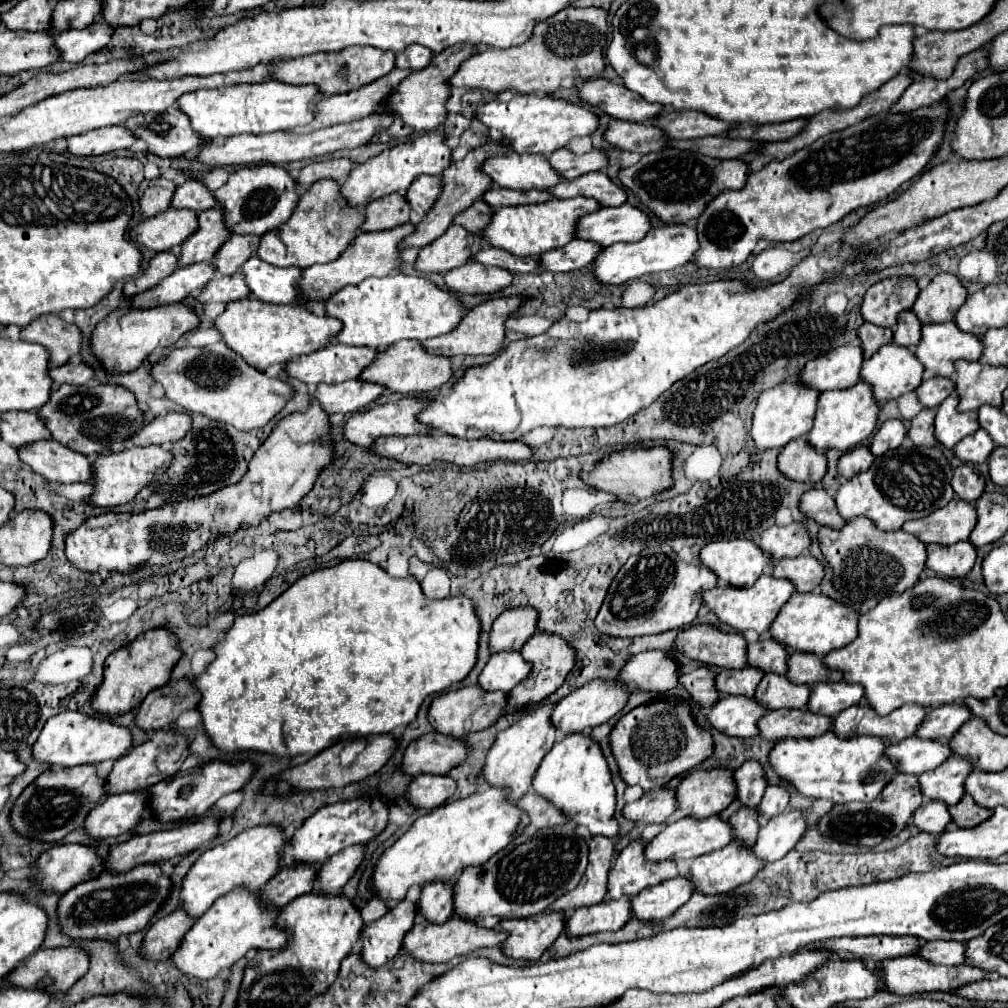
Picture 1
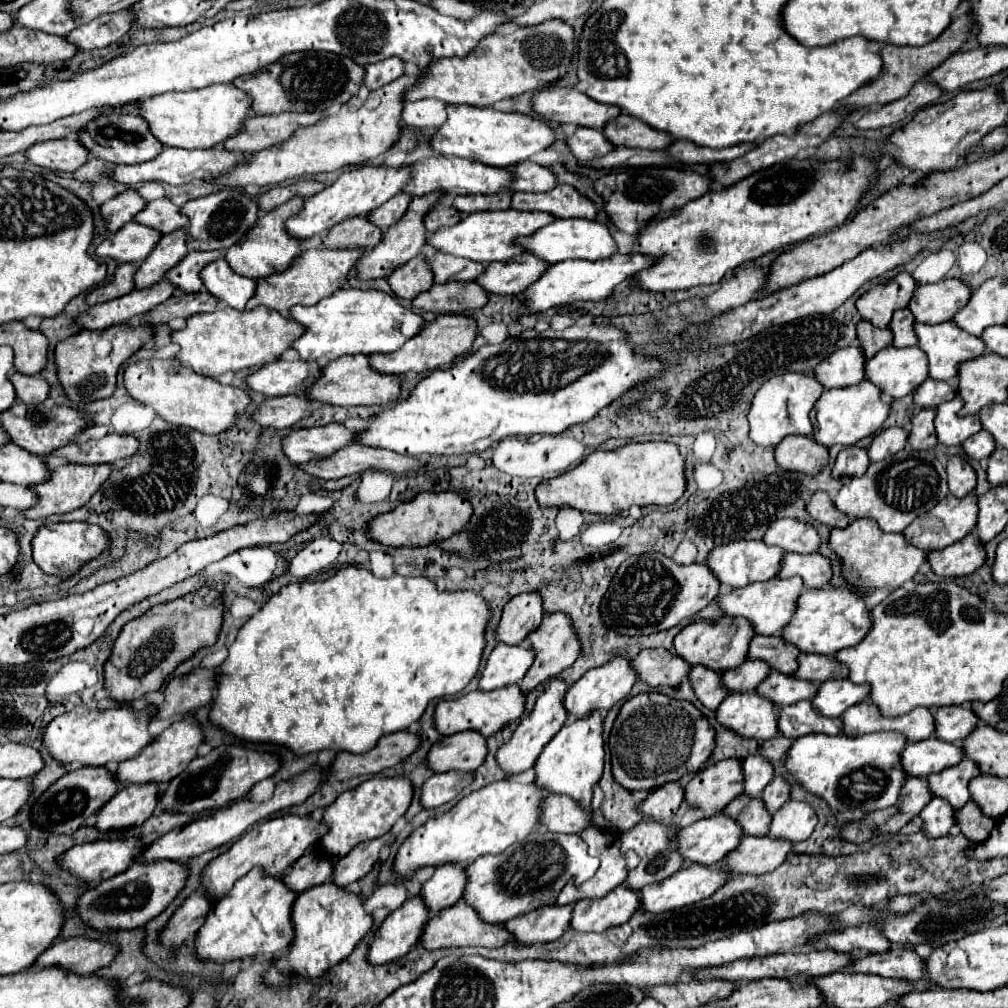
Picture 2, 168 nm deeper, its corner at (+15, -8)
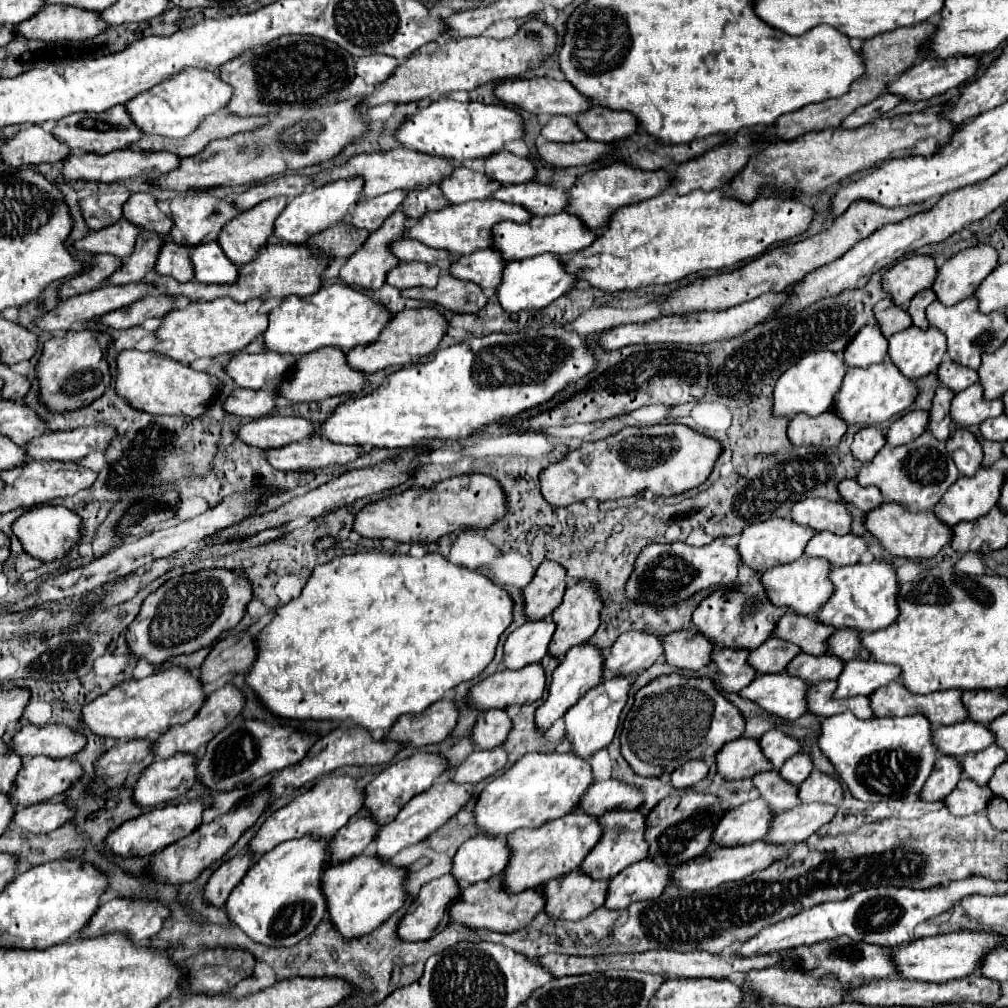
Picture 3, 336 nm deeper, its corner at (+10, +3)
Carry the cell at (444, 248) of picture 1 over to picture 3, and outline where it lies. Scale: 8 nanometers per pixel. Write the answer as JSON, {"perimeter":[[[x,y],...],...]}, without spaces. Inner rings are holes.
{"perimeter":[[[400,263],[386,275],[386,283],[390,283],[396,289],[408,289],[408,287],[434,287],[438,283],[440,269],[426,263]]]}

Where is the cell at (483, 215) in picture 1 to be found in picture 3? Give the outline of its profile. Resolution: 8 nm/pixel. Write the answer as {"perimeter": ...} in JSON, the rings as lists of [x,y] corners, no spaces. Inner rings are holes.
{"perimeter":[[[430,185],[428,189],[424,191],[410,191],[406,195],[406,199],[402,201],[402,213],[410,219],[410,221],[416,221],[420,219],[420,215],[428,213],[428,211],[436,211],[436,209],[442,209],[446,207],[446,197],[442,195],[440,187],[438,185]]]}

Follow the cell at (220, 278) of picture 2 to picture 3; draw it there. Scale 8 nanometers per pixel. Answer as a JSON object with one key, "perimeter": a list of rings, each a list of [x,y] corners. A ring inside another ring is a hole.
{"perimeter":[[[216,241],[192,247],[190,261],[194,267],[194,279],[200,283],[234,283],[238,275],[236,265],[226,259]]]}

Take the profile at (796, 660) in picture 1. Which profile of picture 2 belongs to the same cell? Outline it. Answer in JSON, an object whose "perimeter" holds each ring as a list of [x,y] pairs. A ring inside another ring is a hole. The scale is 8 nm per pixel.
{"perimeter":[[[799,654],[797,658],[799,668],[795,670],[795,678],[809,680],[809,682],[825,682],[825,680],[837,680],[843,678],[841,664],[835,658],[829,656],[817,656],[817,654]]]}

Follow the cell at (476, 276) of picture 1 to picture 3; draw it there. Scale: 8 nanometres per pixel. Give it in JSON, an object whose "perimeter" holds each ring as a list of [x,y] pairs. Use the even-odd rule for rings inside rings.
{"perimeter":[[[450,273],[442,275],[434,289],[412,287],[400,291],[400,295],[442,305],[452,313],[478,313],[488,301],[478,285],[462,283],[460,279],[454,279]]]}

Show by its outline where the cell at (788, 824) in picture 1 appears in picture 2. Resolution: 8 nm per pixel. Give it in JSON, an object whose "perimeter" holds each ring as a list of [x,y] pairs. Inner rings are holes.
{"perimeter":[[[789,800],[781,810],[777,810],[769,824],[769,838],[783,838],[791,844],[807,840],[817,824],[815,810],[805,802]]]}

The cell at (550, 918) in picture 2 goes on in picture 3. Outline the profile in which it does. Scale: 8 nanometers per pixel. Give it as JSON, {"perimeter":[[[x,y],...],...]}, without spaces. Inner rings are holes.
{"perimeter":[[[580,869],[570,871],[570,875],[552,879],[544,889],[544,895],[548,899],[546,913],[552,919],[578,921],[604,905],[608,895],[608,885],[610,881],[592,879]]]}

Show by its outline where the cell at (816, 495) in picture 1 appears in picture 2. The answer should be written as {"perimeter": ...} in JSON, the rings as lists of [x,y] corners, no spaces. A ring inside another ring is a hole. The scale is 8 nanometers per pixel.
{"perimeter":[[[815,492],[805,510],[815,522],[827,524],[831,528],[845,528],[851,522],[849,518],[845,518],[845,514],[837,514],[837,510],[833,510],[833,502],[827,492]]]}

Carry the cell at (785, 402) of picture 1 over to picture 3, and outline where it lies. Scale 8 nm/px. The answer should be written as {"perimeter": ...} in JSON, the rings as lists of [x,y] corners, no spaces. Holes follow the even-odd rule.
{"perimeter":[[[824,349],[818,353],[806,355],[778,379],[776,389],[774,389],[774,407],[772,407],[774,415],[794,417],[796,413],[820,415],[820,413],[828,411],[834,405],[834,397],[842,387],[846,369],[848,367],[840,353],[832,353],[832,351]]]}

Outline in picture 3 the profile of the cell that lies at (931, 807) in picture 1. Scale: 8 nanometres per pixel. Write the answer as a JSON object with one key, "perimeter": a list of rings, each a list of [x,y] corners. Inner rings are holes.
{"perimeter":[[[964,777],[956,785],[956,789],[944,799],[944,805],[952,815],[964,817],[964,815],[982,811],[992,797],[994,797],[994,793],[990,791],[990,787],[980,787],[972,779]]]}

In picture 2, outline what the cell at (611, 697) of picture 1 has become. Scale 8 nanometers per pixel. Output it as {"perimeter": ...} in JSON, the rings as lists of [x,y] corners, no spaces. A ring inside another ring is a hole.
{"perimeter":[[[613,658],[613,660],[609,660],[609,664],[603,664],[599,668],[589,670],[581,680],[577,680],[567,690],[565,704],[563,704],[565,710],[569,712],[567,724],[581,720],[581,718],[589,718],[595,710],[609,712],[621,698],[625,698],[629,694],[635,680],[637,680],[637,674],[631,668],[631,660],[625,660],[625,658]]]}

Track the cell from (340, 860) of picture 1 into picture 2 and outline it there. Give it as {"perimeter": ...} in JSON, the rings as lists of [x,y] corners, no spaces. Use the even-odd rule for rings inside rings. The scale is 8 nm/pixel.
{"perimeter":[[[389,832],[381,838],[361,842],[347,856],[339,856],[337,860],[333,860],[333,876],[331,876],[333,884],[343,888],[343,886],[363,878],[371,870],[371,866],[377,862],[379,850],[383,846],[391,844],[393,840],[395,840],[395,836]]]}

